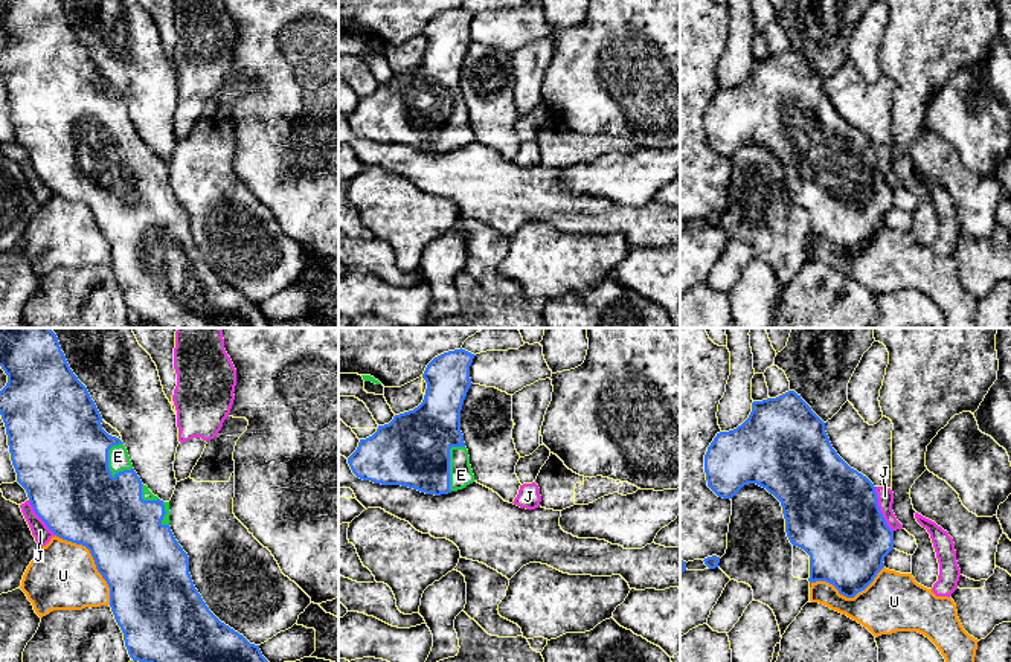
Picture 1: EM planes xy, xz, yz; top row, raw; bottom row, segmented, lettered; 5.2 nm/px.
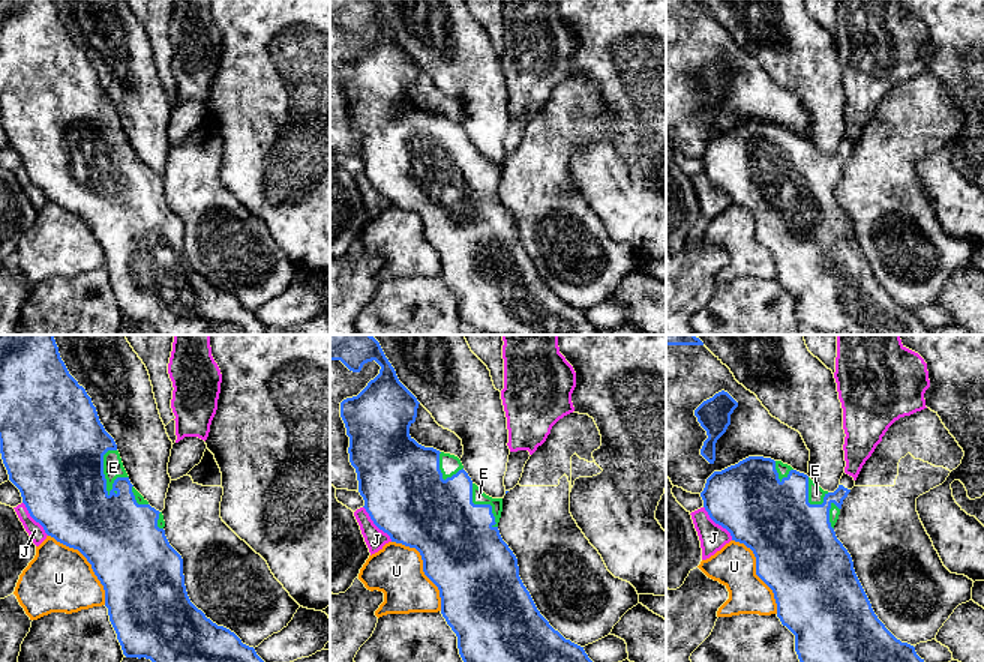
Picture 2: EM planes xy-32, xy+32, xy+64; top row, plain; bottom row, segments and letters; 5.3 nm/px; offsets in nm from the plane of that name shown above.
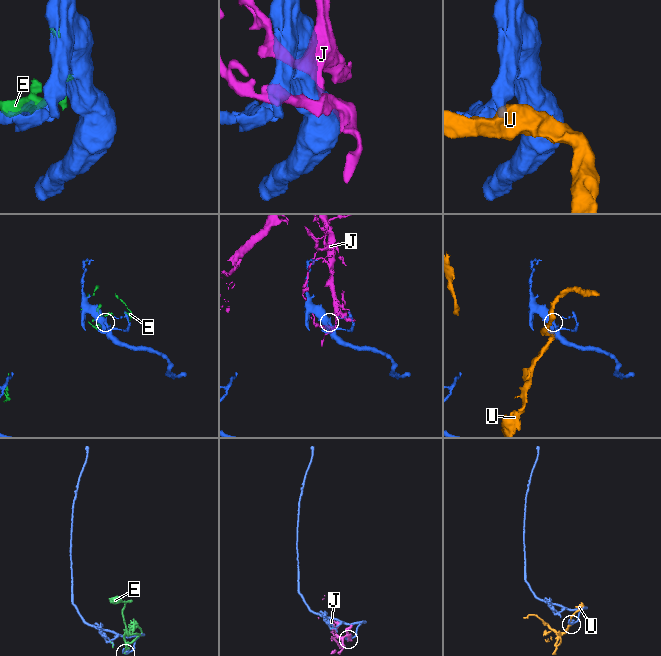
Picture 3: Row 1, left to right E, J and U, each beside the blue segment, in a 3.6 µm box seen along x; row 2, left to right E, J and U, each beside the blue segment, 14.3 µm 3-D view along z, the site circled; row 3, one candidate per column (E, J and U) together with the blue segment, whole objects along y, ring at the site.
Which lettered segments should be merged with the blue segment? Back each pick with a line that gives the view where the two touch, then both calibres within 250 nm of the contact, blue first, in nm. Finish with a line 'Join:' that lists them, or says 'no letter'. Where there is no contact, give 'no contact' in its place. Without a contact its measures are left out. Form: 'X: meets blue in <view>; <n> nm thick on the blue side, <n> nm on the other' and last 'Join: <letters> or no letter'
E: meets blue in xy; 500 nm thick on the blue side, 110 nm on the other
Join: E

